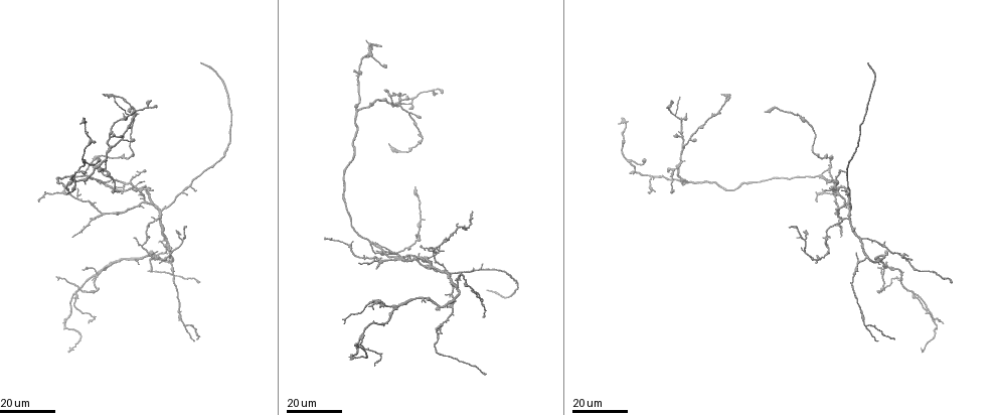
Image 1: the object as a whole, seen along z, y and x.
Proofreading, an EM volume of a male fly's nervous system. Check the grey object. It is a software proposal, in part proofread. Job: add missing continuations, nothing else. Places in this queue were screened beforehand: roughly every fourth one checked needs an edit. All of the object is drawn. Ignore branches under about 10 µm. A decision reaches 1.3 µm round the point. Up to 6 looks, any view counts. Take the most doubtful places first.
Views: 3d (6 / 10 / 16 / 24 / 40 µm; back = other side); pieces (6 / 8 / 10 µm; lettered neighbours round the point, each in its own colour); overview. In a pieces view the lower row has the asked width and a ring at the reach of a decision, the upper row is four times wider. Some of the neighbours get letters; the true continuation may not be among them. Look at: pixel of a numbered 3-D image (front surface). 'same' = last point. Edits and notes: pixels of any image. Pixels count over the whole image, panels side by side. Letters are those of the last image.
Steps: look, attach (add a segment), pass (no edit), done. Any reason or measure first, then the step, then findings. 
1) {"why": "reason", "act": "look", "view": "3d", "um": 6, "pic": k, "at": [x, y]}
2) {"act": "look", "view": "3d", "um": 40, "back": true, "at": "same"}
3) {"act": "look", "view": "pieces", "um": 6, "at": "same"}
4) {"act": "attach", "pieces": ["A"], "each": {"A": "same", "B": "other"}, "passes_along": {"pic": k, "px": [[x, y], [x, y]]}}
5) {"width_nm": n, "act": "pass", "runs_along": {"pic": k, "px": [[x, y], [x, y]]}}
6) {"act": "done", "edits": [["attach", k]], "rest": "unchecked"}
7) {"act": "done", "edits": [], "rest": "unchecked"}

{"why": "thin end", "act": "look", "view": "3d", "um": 16, "pic": 1, "at": [489, 291]}

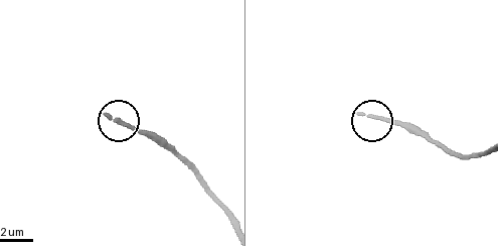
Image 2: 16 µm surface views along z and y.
{"act": "look", "view": "pieces", "um": 10, "pic": 2, "at": [108, 115]}

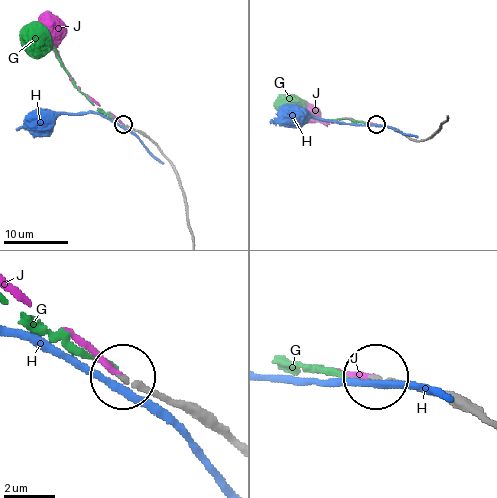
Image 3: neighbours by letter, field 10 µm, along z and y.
{"act": "attach", "pieces": ["J"], "each": {"G": "other", "H": "other", "J": "same"}, "passes_along": {"pic": 3, "px": [[185, 412], [104, 369], [12, 292]]}, "found": "it goes on there"}

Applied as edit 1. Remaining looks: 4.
{"why": "an open end", "act": "look", "view": "3d", "um": 24, "pic": 1, "at": [353, 72]}

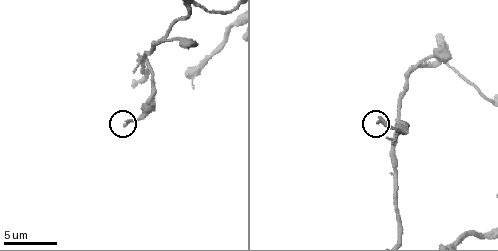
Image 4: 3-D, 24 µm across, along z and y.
{"act": "look", "view": "pieces", "um": 6, "pic": 4, "at": [123, 124]}

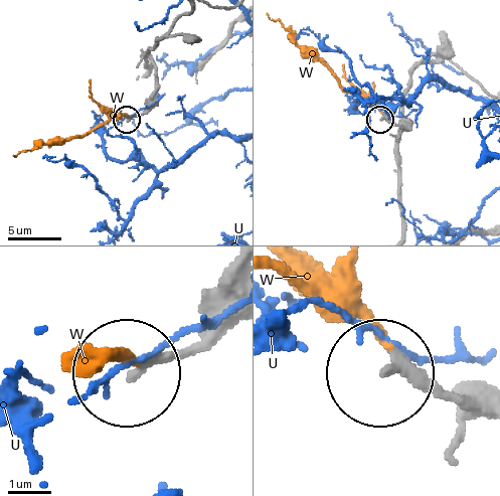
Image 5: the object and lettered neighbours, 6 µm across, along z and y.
{"act": "attach", "pieces": ["W"], "each": {"U": "other", "W": "same"}, "found": "the neuron continues"}

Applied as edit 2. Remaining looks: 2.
{"act": "done", "edits": [["attach", 3], ["attach", 5]], "rest": "unchecked"}

